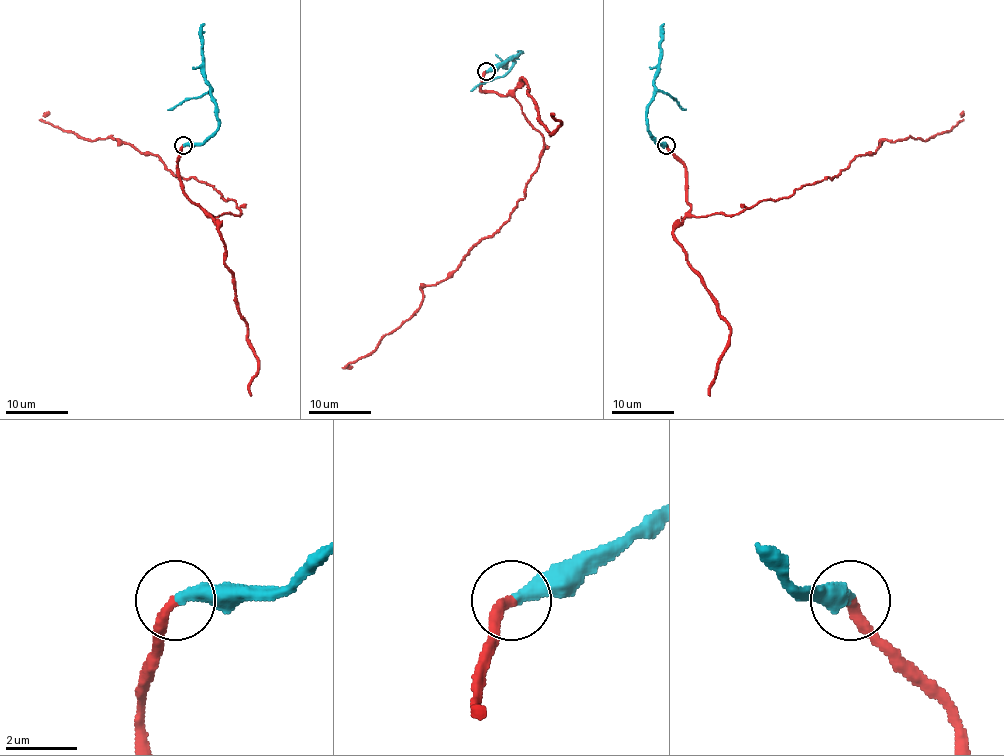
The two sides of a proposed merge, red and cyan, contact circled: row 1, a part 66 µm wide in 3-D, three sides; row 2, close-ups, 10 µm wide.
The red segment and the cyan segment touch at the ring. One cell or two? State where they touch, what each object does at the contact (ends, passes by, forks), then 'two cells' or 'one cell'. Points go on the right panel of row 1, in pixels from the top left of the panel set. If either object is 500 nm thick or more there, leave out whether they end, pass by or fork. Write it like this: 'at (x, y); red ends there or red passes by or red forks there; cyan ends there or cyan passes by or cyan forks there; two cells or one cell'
at (666, 145); red ends there; cyan ends there; one cell

